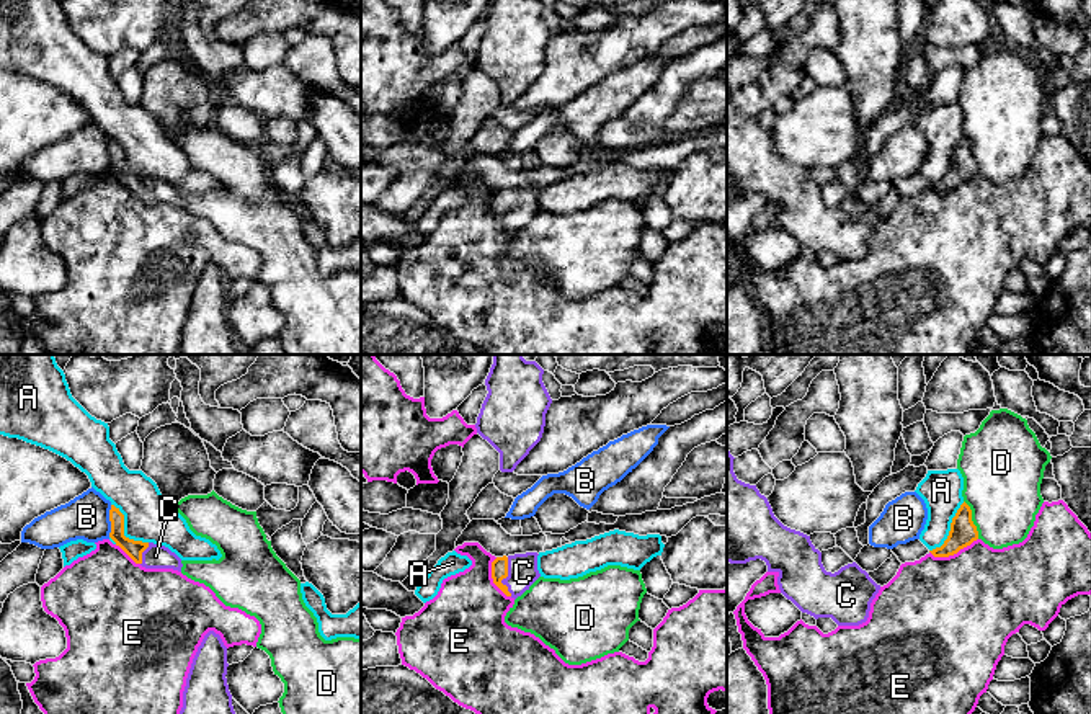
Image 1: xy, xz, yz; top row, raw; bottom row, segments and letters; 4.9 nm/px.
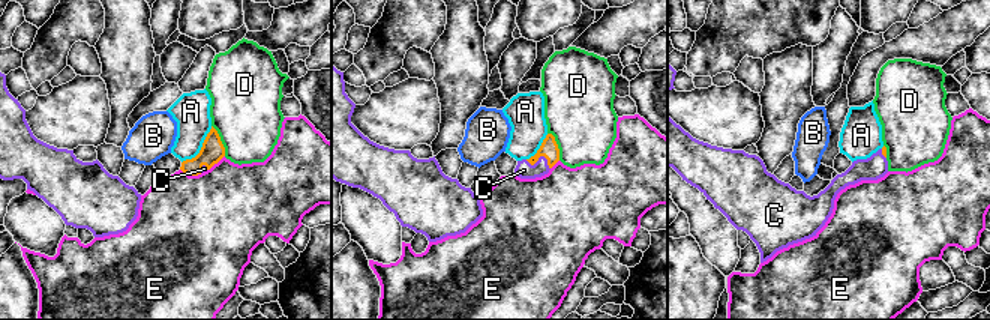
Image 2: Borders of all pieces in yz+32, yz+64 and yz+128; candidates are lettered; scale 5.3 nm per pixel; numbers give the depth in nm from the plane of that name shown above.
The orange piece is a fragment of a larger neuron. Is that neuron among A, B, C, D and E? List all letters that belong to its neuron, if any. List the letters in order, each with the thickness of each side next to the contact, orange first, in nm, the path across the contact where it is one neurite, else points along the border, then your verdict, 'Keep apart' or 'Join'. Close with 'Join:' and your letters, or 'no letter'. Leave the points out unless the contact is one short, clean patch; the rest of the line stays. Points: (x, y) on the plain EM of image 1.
A: Thickness 90 nm (orange) against 240 nm. Keep apart
B: Thickness 90 nm (orange) against 220 nm. Boundary: xy (111, 139), (108, 170). Keep apart
C: Thickness 80 nm (orange) against 150 nm. Path across: xz (500, 198), (505, 211), (523, 206). Join
D: Thickness 130 nm (orange) against 380 nm. Keep apart
E: Thickness 130 nm (orange) against 500 nm. Boundary: yz (977, 172), (948, 190), (933, 190), (930, 187). Keep apart
Join: C

